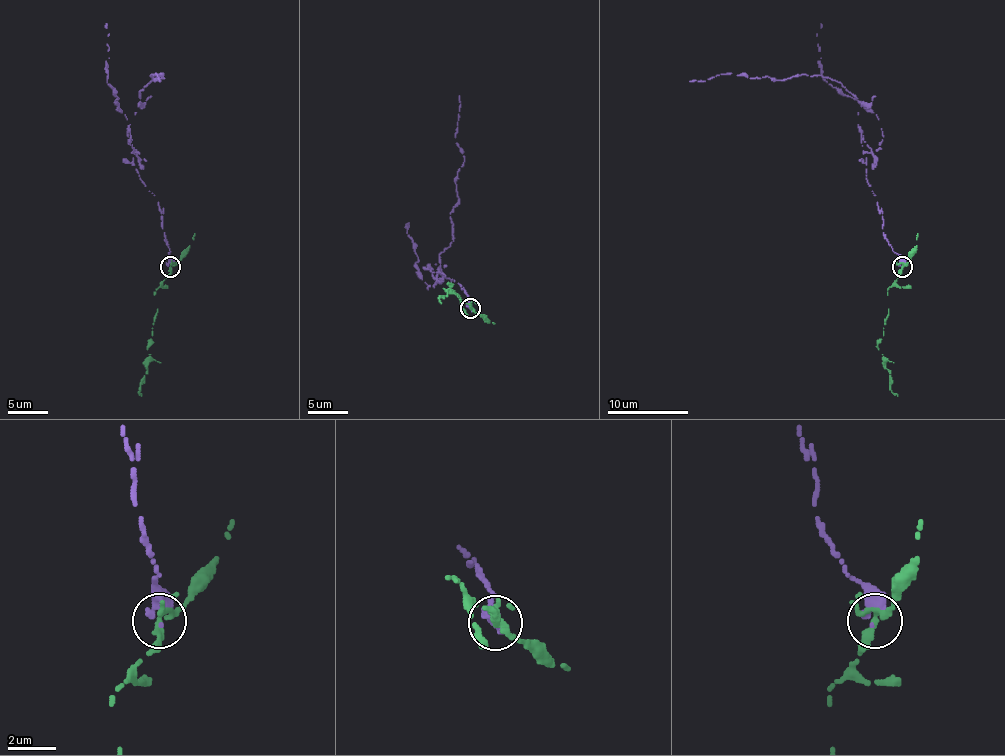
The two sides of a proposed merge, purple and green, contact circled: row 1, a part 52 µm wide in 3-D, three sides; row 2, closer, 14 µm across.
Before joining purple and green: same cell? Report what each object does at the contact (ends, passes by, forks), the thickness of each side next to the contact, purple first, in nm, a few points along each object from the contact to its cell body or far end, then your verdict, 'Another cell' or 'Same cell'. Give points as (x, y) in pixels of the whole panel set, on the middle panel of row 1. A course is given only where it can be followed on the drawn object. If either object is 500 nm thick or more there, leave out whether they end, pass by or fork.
At the ring purple ends. At the ring green forks. Thickness 280 nm (purple) against 220 nm. Course of purple: (470, 307), (464, 289), (429, 266), (454, 240), (460, 95). Course of green: (470, 309), (450, 283), (445, 295), (439, 297), (441, 303). Another cell

